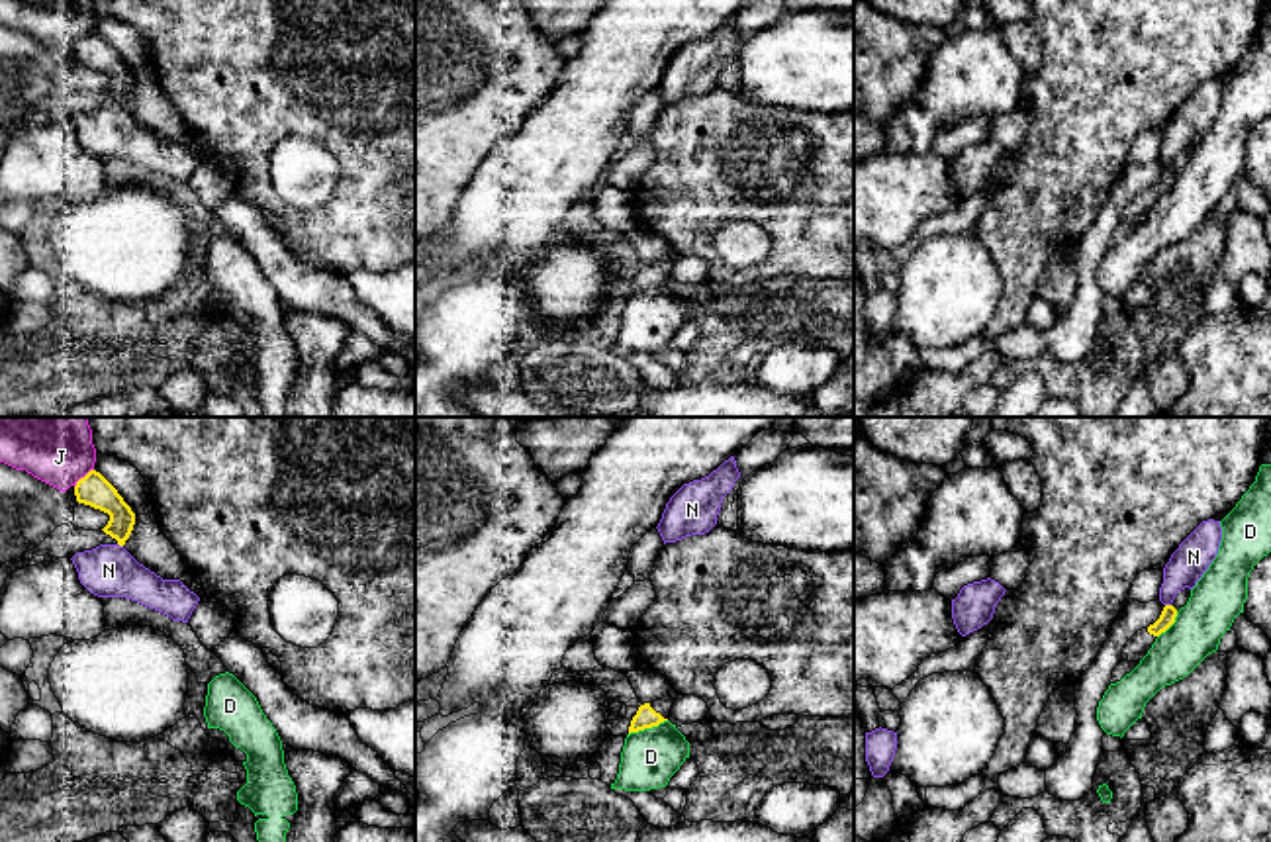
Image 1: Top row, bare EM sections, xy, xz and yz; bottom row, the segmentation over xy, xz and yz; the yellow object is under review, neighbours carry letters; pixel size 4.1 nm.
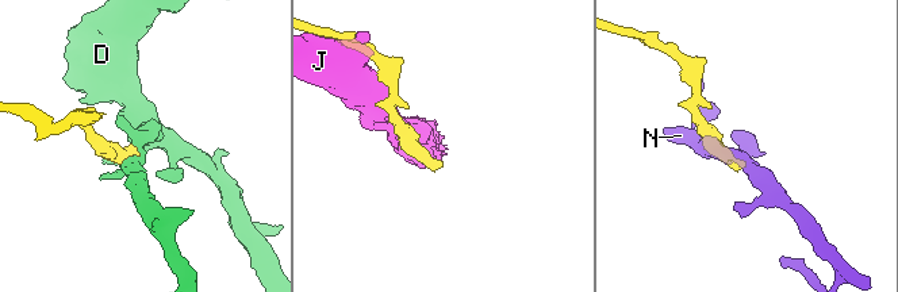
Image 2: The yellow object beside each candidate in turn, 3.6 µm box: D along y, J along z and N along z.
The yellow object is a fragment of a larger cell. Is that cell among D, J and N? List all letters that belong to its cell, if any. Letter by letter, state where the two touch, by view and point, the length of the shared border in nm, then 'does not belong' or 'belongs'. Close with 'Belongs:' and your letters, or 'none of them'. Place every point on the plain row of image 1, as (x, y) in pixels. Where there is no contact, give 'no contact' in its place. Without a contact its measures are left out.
D: contact xz (647, 288); length 170 nm; does not belong
J: contact xy (85, 38); length 110 nm; does not belong
N: contact xy (120, 106); length 30 nm; does not belong
Belongs: none of them

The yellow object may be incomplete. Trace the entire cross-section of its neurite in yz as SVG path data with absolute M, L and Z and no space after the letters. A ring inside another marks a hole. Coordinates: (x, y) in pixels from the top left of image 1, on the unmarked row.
M1165 166L1159 180L1150 186L1148 190L1138 192L1122 210L1122 221L1140 223L1155 200L1165 194L1177 178L1177 170L1173 166Z

